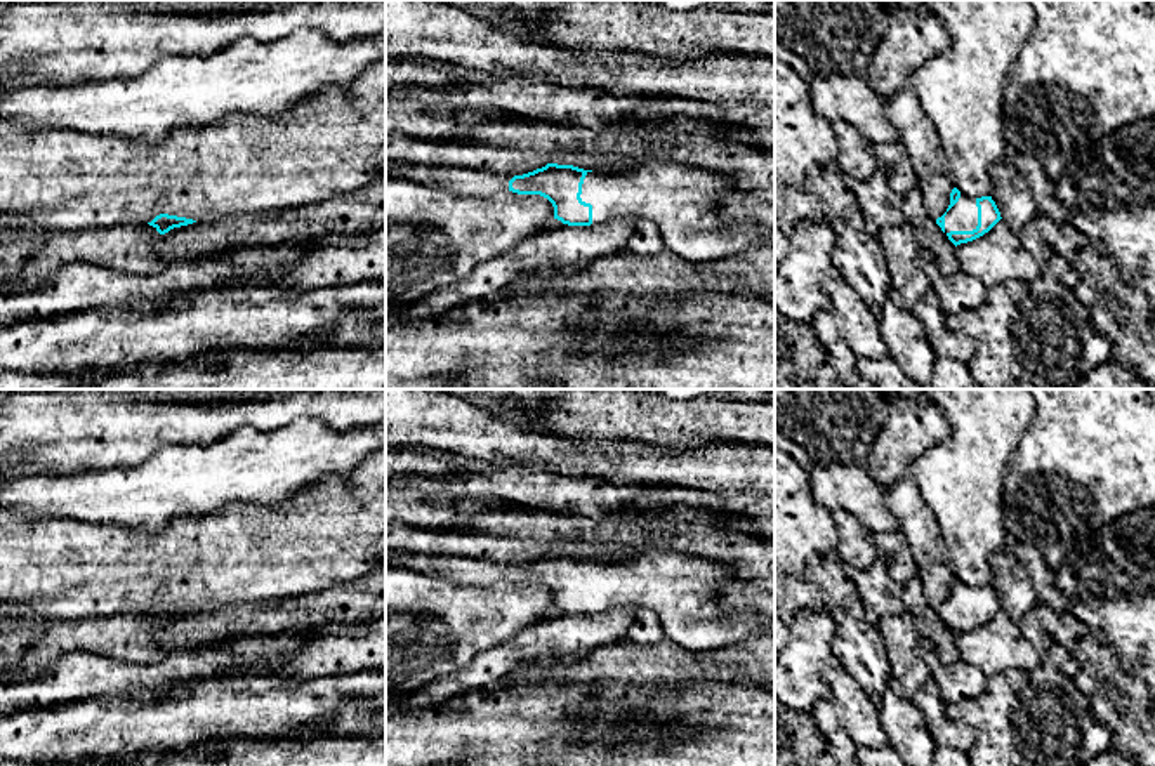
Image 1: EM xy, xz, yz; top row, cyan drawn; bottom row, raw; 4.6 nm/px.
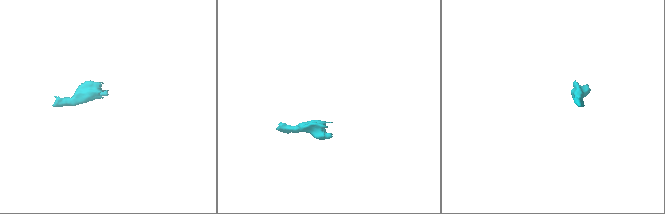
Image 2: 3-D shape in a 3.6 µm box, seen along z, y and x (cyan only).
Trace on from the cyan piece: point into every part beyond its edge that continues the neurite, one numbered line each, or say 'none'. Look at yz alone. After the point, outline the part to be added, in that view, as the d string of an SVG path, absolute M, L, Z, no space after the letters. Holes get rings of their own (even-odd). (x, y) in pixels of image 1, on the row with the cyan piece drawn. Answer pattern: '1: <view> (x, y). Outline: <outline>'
1: yz (963, 216). Outline: M960 193L959 201L945 215L945 234L950 231L973 231L976 226L976 198Z

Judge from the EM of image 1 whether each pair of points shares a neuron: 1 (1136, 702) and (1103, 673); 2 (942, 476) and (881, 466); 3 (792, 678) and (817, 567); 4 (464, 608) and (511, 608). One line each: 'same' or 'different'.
1: same
2: different
3: different
4: same

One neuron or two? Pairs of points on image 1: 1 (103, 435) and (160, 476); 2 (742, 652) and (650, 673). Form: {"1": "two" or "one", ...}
{"1": "two", "2": "one"}

